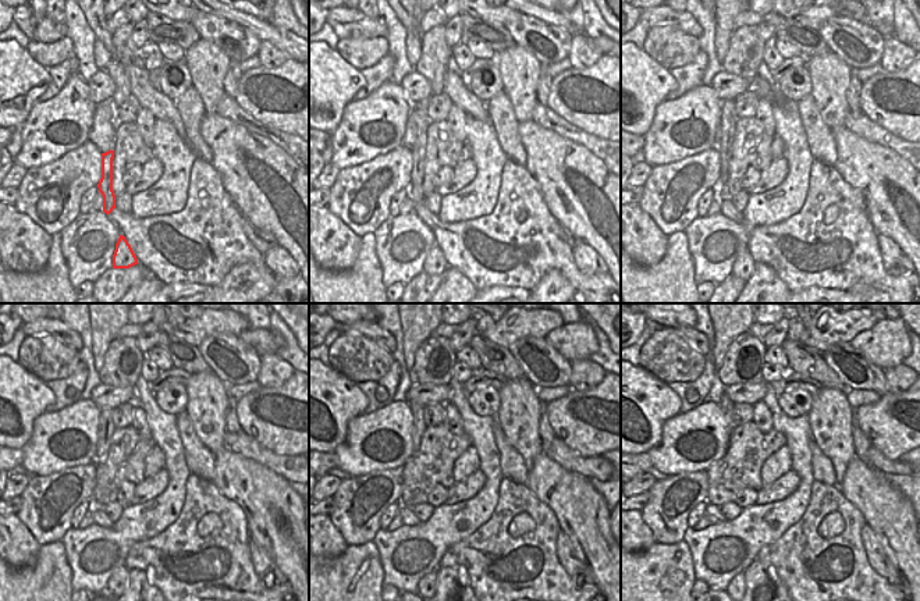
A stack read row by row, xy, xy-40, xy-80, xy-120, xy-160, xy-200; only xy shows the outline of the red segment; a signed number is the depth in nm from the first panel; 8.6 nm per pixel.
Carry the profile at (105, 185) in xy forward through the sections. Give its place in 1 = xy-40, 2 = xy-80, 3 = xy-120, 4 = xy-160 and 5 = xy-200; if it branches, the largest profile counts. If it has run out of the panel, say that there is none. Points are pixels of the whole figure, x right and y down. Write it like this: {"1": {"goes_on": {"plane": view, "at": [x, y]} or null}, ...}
{"1": {"goes_on": {"plane": "xy-40", "at": [418, 117]}}, "2": {"goes_on": {"plane": "xy-80", "at": [724, 137]}}, "3": {"goes_on": {"plane": "xy-120", "at": [106, 427]}}, "4": {"goes_on": {"plane": "xy-160", "at": [416, 409]}}, "5": {"goes_on": {"plane": "xy-200", "at": [725, 405]}}}

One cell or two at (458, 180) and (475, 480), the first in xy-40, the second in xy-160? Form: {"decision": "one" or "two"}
{"decision": "one"}

